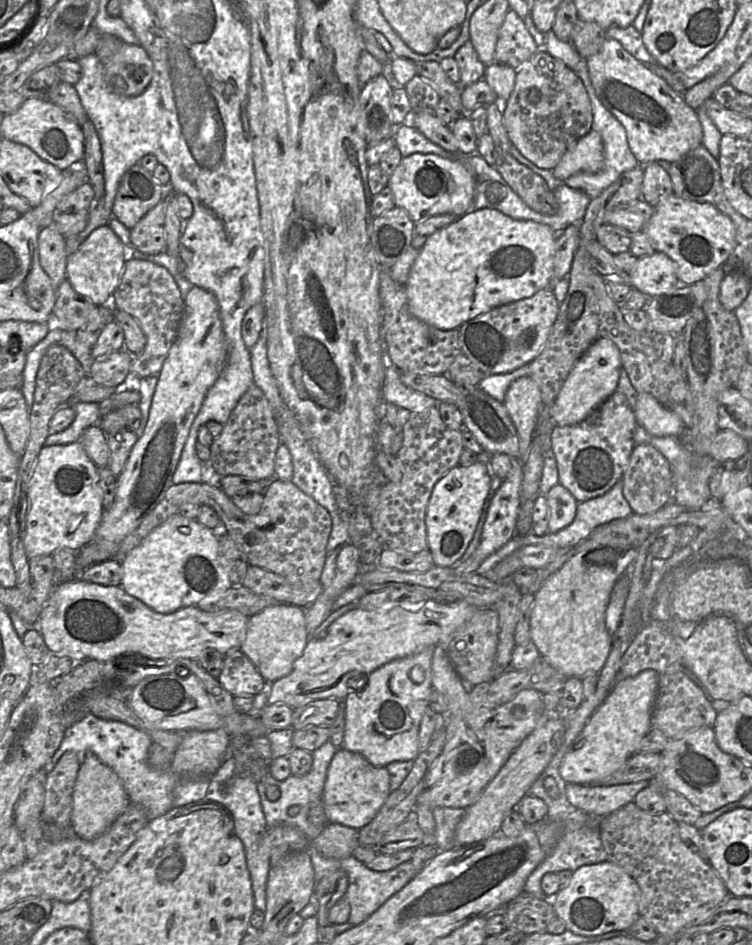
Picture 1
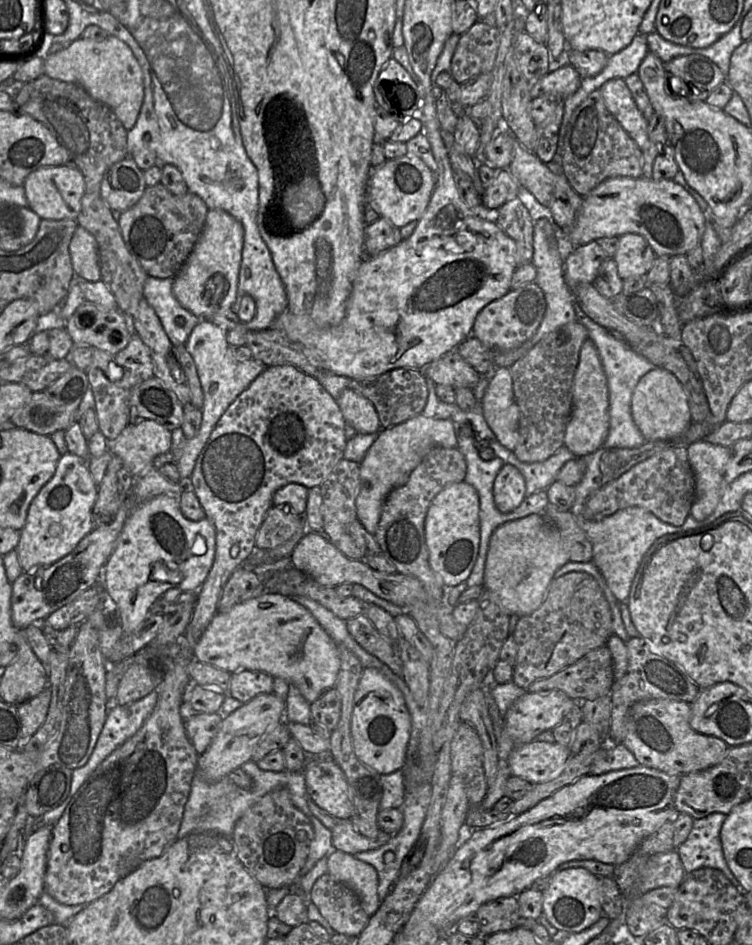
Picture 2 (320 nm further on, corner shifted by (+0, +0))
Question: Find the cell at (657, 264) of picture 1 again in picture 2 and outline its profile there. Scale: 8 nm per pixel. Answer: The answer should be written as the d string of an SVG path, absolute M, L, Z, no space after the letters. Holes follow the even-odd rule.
M626 233L619 237L619 246L613 258L622 280L646 275L653 266L656 254L640 234Z

